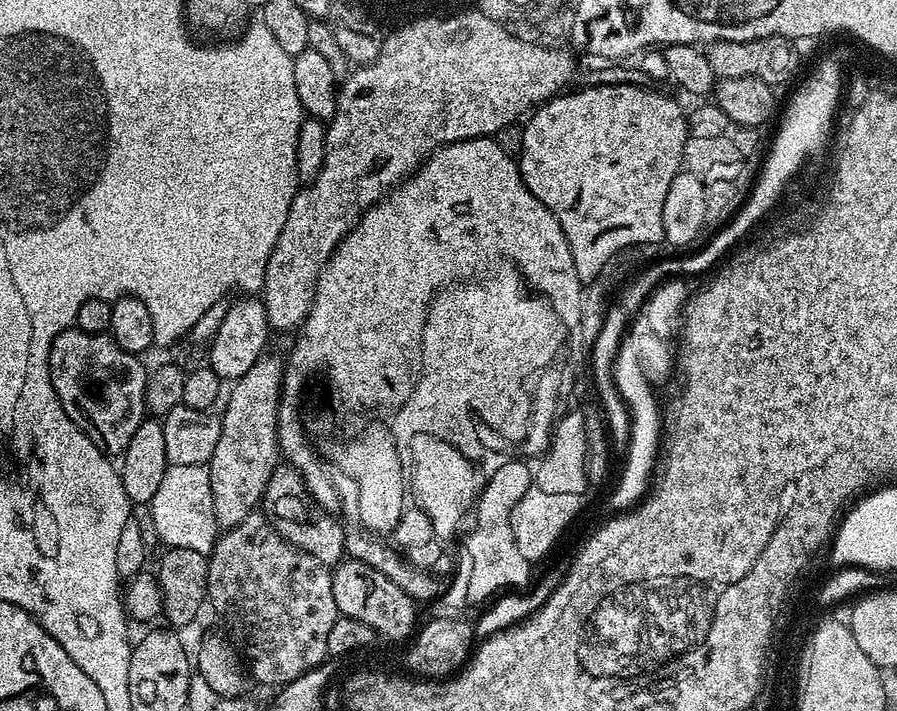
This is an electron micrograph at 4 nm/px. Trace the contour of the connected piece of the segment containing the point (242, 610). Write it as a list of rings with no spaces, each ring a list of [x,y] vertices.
[[[261,511],[251,512],[237,526],[225,529],[217,537],[208,562],[206,600],[218,614],[229,637],[237,639],[255,683],[281,688],[327,659],[331,627],[339,616],[332,572],[312,555],[298,551],[282,539]]]

